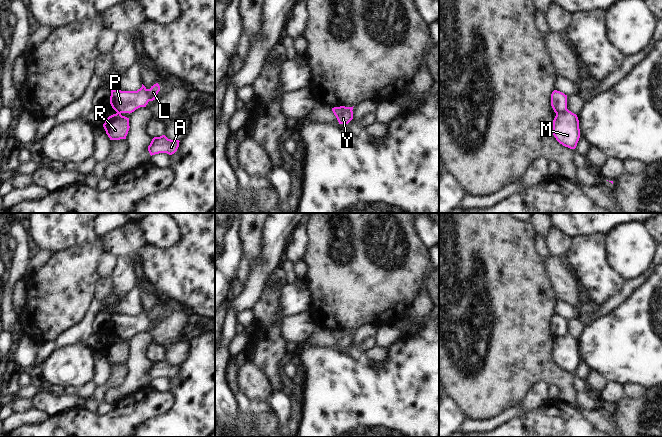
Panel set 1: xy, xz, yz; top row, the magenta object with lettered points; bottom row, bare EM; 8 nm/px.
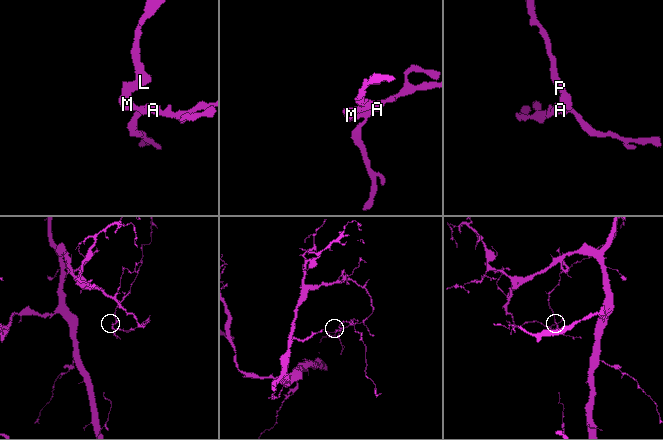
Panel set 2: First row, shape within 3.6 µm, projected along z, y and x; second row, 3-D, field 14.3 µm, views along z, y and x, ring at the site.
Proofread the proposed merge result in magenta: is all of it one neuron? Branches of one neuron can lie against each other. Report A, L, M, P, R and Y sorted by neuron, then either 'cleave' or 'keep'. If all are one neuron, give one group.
A M R Y / L P; cleave

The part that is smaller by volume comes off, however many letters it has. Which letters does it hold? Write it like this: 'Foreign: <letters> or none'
Foreign: L, P.

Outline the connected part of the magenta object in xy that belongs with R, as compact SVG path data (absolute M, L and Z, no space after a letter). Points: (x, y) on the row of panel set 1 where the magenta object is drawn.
M116 113L106 118L103 127L110 140L126 139L129 131L129 118Z

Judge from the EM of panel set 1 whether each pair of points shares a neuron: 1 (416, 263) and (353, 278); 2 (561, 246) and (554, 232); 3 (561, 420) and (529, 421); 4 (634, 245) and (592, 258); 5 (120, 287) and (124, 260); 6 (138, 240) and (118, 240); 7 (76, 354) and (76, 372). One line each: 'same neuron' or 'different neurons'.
1: same neuron
2: same neuron
3: same neuron
4: different neurons
5: same neuron
6: same neuron
7: same neuron

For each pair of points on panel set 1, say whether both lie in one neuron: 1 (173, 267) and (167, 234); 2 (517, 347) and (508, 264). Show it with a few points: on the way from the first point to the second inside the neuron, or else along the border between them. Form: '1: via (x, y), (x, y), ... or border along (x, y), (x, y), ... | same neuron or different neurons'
1: border along (178, 224), (177, 242), (163, 248), (147, 243) | different neurons
2: via (508, 326), (508, 285) | same neuron

